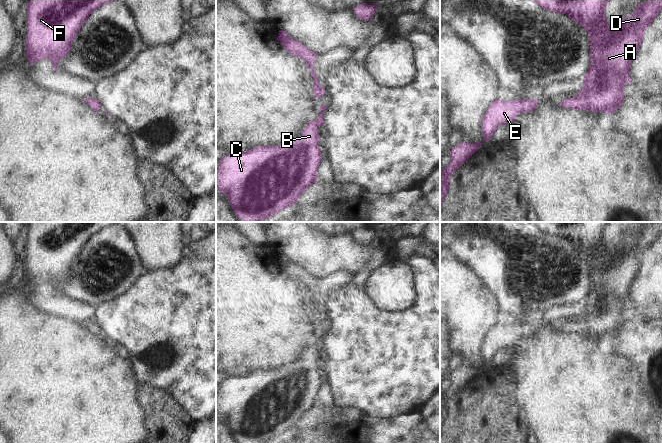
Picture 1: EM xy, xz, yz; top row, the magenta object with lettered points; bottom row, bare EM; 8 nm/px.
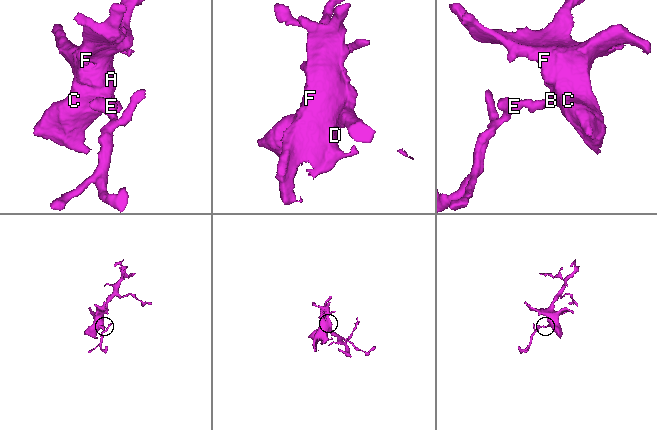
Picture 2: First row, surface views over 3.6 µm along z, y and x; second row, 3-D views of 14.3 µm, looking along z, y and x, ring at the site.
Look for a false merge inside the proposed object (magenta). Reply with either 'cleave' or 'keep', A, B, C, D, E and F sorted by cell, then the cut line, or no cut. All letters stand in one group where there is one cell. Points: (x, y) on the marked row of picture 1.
keep | A B C D E F | no cut

